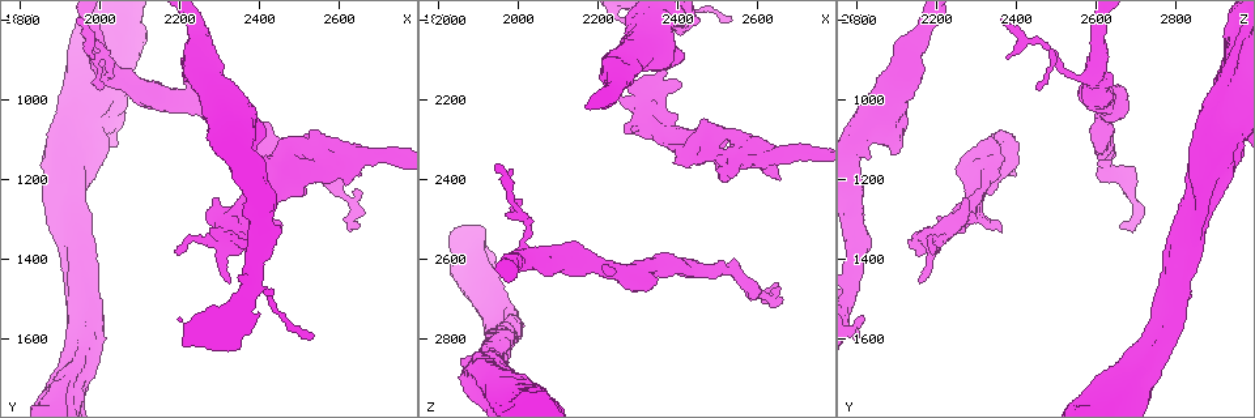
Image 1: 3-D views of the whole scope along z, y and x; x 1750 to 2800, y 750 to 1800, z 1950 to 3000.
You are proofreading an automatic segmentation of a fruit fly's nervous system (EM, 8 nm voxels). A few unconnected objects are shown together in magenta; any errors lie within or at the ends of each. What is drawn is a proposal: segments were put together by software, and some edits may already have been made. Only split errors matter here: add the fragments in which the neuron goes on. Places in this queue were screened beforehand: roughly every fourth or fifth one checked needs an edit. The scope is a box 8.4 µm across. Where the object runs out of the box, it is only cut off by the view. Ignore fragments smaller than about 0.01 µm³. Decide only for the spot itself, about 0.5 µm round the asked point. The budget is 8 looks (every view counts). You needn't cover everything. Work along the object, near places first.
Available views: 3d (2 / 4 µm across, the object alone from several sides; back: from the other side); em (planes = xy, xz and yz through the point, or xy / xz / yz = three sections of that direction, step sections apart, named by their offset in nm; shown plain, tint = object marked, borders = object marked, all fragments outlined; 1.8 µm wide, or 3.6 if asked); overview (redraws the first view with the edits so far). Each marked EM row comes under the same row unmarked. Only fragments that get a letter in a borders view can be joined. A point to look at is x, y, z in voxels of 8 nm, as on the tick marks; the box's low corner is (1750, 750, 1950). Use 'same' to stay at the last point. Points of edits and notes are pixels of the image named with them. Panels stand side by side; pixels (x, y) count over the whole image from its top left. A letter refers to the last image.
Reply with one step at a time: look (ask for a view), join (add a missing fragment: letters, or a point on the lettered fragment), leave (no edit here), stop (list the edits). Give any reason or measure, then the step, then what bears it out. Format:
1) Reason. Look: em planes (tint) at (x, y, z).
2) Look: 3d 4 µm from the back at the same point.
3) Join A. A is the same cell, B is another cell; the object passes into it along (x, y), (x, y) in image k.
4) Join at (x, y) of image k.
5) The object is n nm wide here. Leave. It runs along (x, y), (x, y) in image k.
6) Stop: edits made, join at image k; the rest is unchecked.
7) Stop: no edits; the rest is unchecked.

Branch stops here. Look: 3d 4 µm at (2005, 980, 2445).

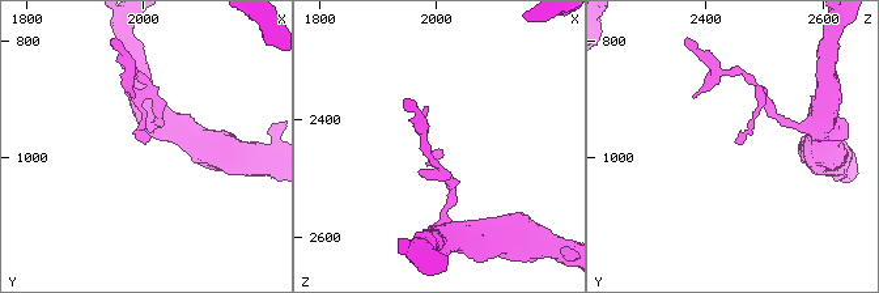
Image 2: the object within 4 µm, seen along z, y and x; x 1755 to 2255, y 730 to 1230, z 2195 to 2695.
Need the tissue. Look: em 3.6 µm yz step 4 (tint) at (2005, 975, 2450).

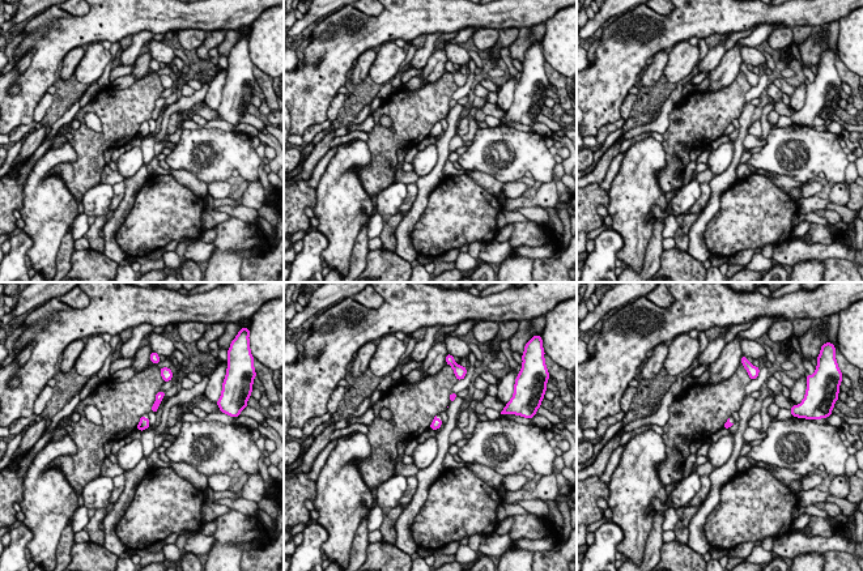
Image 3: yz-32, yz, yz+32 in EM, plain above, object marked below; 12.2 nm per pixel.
Look: em 3.6 µm planes (borders) at the same point.

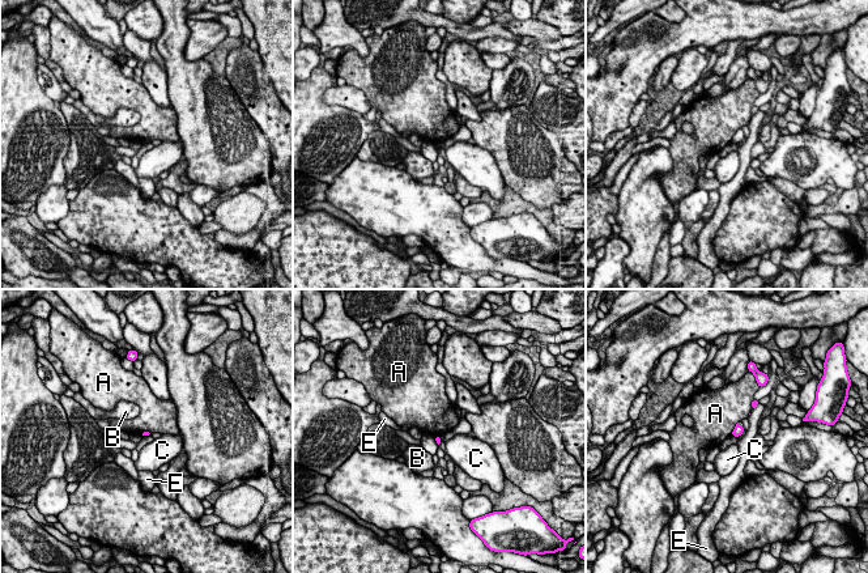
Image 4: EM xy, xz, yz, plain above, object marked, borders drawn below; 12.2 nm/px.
The longest contact is with A, 180 nm. Leave. A, B, C and E are other cells; a border runs along (737, 421), (731, 433) in image 4; no lettered fragment goes on from it.

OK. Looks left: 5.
Look: em yz step 4 (tint) at (2660, 1180, 2400).

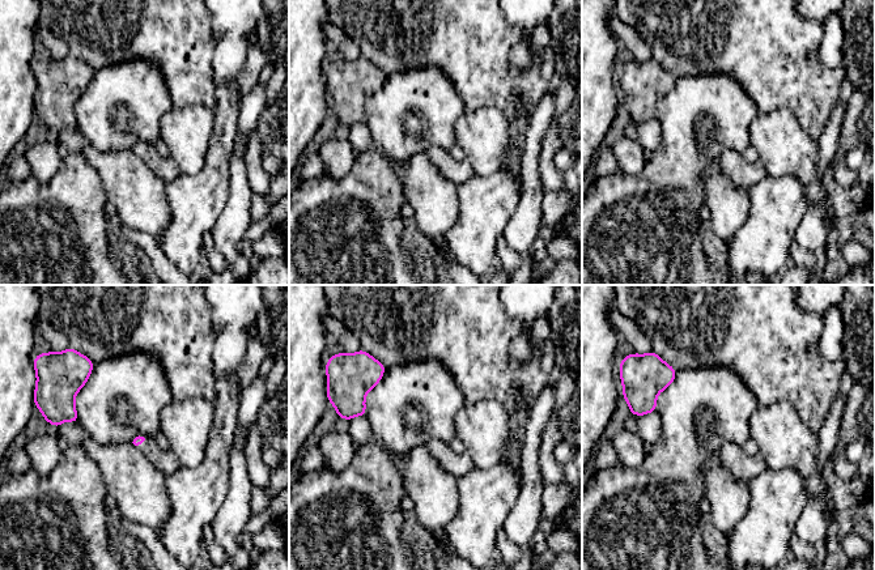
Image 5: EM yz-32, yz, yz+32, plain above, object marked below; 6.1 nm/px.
Look: em planes (borders) at the same point.

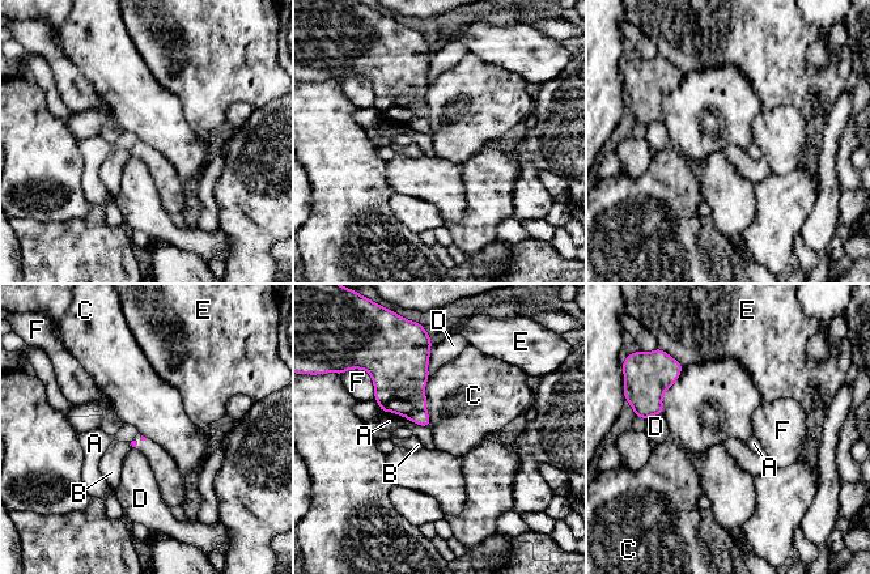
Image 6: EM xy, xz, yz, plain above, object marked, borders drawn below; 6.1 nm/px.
Leave. A, B, C, D, E and F are other cells; a border runs along (428, 377), (424, 395), (431, 426) in image 6; no lettered fragment goes on from it.

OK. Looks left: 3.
Thin end. Look: 3d 4 µm at (2640, 1320, 2665).

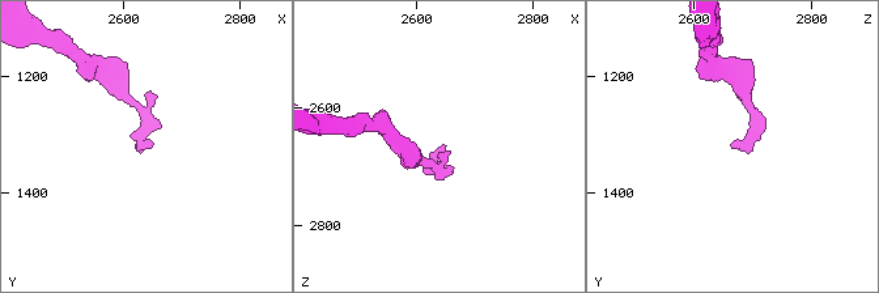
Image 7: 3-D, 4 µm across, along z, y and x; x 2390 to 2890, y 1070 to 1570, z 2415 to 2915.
Need the tissue. Look: em planes (borders) at (2645, 1320, 2665).

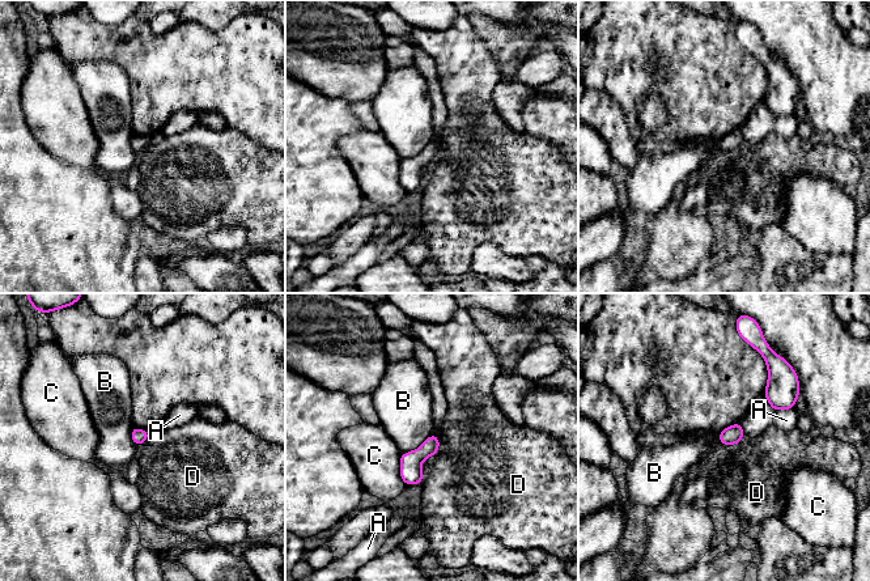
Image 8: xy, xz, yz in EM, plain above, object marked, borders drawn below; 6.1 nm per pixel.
Leave. A, B, C and D are other cells; a border runs along (433, 432), (419, 446), (400, 454) in image 8; none of them fits.

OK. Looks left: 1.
Stop: no edits; the rest is unchecked.

